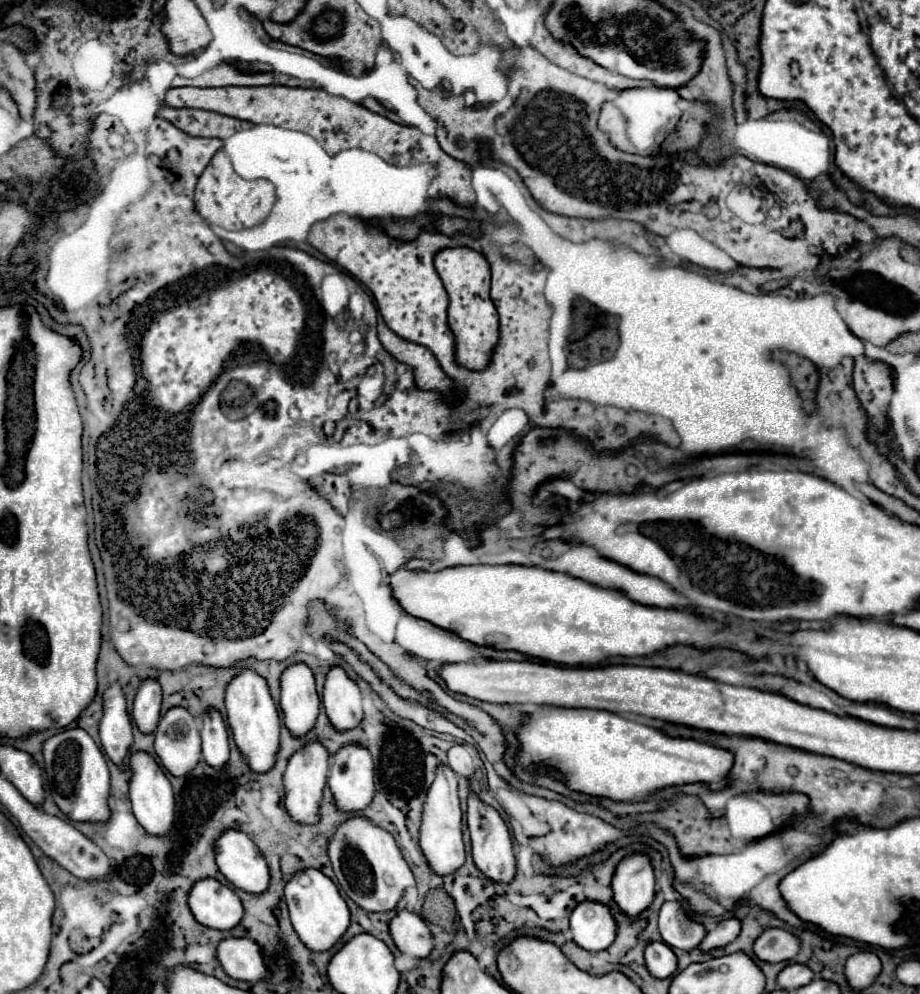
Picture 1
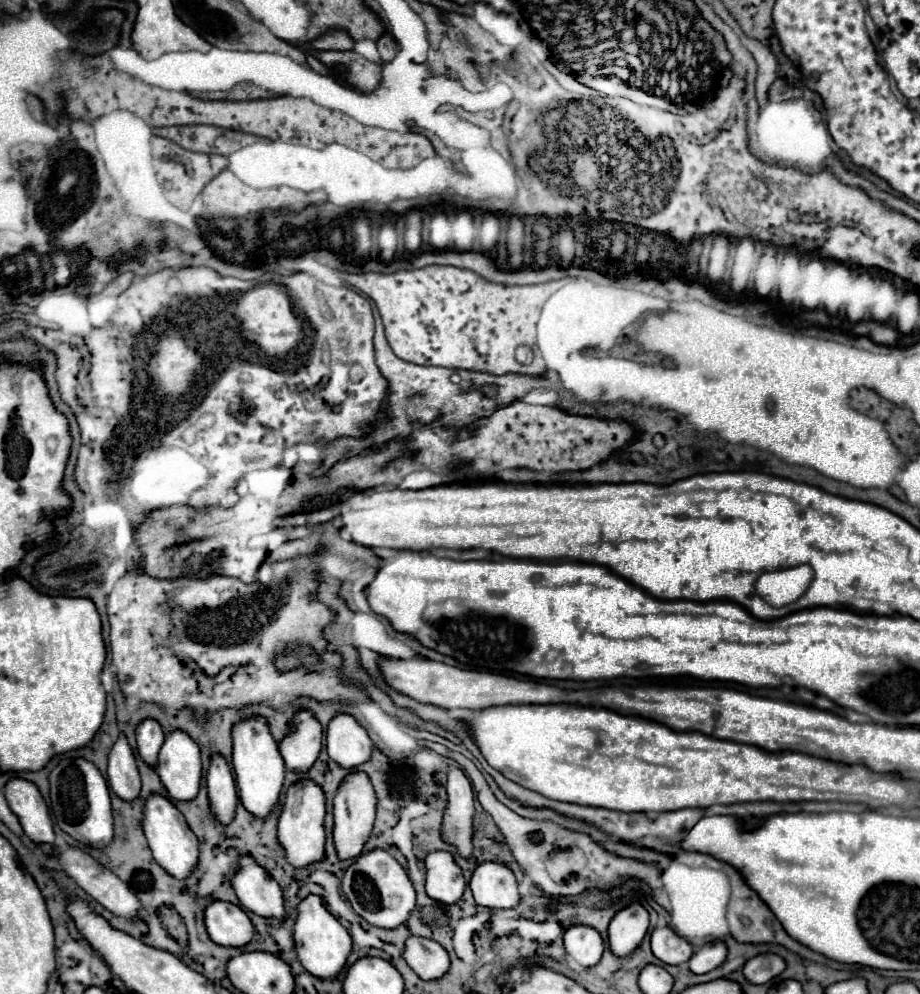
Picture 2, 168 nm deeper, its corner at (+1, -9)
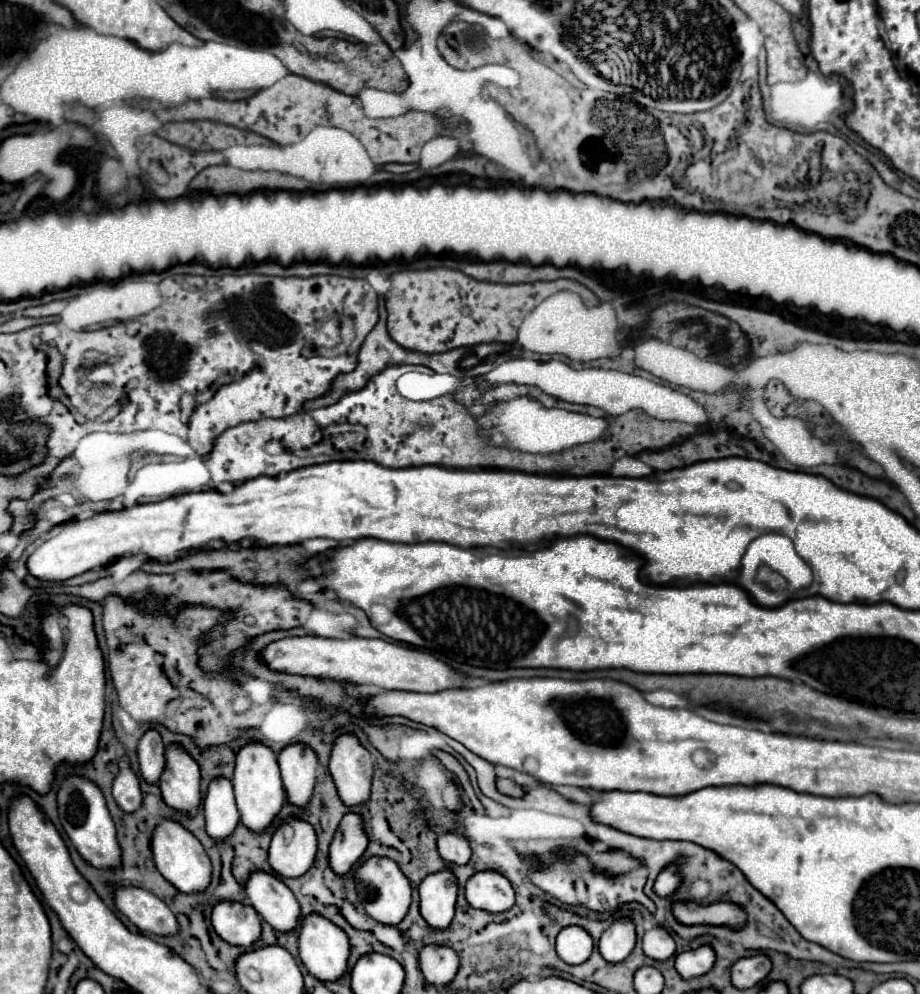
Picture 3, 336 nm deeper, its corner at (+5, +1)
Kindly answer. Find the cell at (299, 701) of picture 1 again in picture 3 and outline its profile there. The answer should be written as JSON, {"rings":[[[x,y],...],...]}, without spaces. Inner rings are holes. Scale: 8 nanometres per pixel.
{"rings":[[[291,744],[277,756],[287,802],[297,808],[307,808],[313,796],[317,778],[317,756],[303,744]]]}

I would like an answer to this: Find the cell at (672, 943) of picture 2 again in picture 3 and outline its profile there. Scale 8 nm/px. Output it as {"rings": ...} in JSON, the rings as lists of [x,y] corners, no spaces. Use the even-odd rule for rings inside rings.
{"rings":[[[651,928],[643,936],[643,952],[647,958],[663,962],[675,954],[675,942],[663,928]]]}

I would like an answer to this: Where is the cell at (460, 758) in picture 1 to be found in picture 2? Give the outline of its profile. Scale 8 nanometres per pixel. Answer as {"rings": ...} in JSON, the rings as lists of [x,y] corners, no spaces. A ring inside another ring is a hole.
{"rings":[[[451,768],[447,774],[447,796],[449,804],[443,818],[443,840],[455,844],[459,854],[469,858],[473,852],[471,846],[471,822],[473,822],[473,788],[461,768]]]}

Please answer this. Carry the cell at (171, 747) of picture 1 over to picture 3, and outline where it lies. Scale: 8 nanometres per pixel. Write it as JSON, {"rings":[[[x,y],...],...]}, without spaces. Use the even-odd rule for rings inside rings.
{"rings":[[[175,744],[167,746],[165,758],[167,766],[159,780],[163,800],[169,808],[189,814],[201,804],[199,766],[181,746]]]}

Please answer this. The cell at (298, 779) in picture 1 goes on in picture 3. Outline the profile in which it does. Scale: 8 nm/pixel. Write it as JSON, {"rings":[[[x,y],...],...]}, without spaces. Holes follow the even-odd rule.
{"rings":[[[303,820],[283,822],[269,846],[269,864],[279,876],[297,878],[303,876],[315,862],[317,836],[311,824]]]}

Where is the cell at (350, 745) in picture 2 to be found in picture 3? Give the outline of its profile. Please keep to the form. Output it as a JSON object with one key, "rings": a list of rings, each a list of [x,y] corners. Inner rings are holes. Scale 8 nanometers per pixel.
{"rings":[[[343,734],[335,740],[329,774],[337,794],[345,806],[363,806],[371,796],[371,778],[375,762],[353,734]]]}

